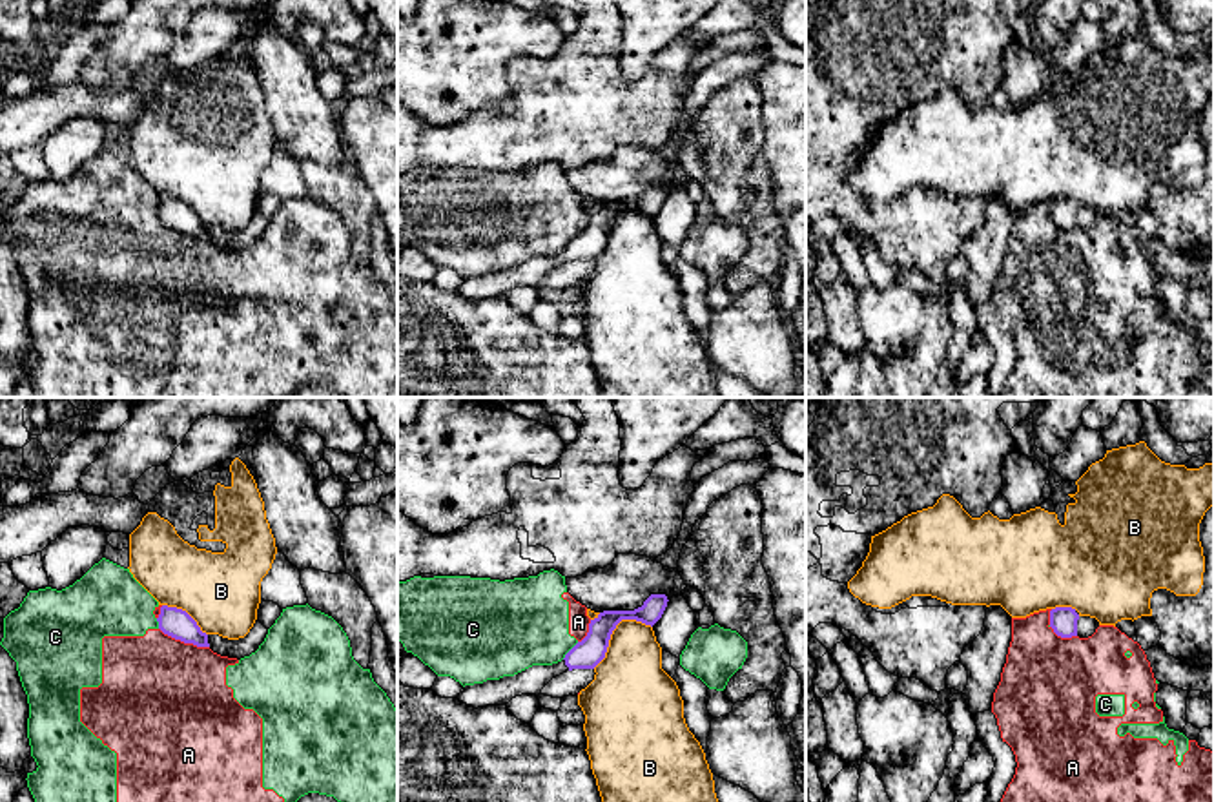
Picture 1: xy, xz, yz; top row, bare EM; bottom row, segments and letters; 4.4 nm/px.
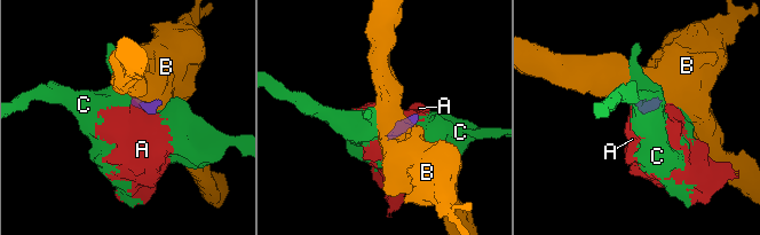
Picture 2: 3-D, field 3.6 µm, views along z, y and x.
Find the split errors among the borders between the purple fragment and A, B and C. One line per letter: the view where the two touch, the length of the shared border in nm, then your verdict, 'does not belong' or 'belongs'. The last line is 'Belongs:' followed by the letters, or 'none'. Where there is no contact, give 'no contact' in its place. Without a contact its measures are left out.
A: meets purple in xy; contact 240 nm long; does not belong
B: meets purple in xz; contact 320 nm long; does not belong
C: meets purple in xz; contact 110 nm long; does not belong
Belongs: none

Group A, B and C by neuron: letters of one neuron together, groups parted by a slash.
A C / B

